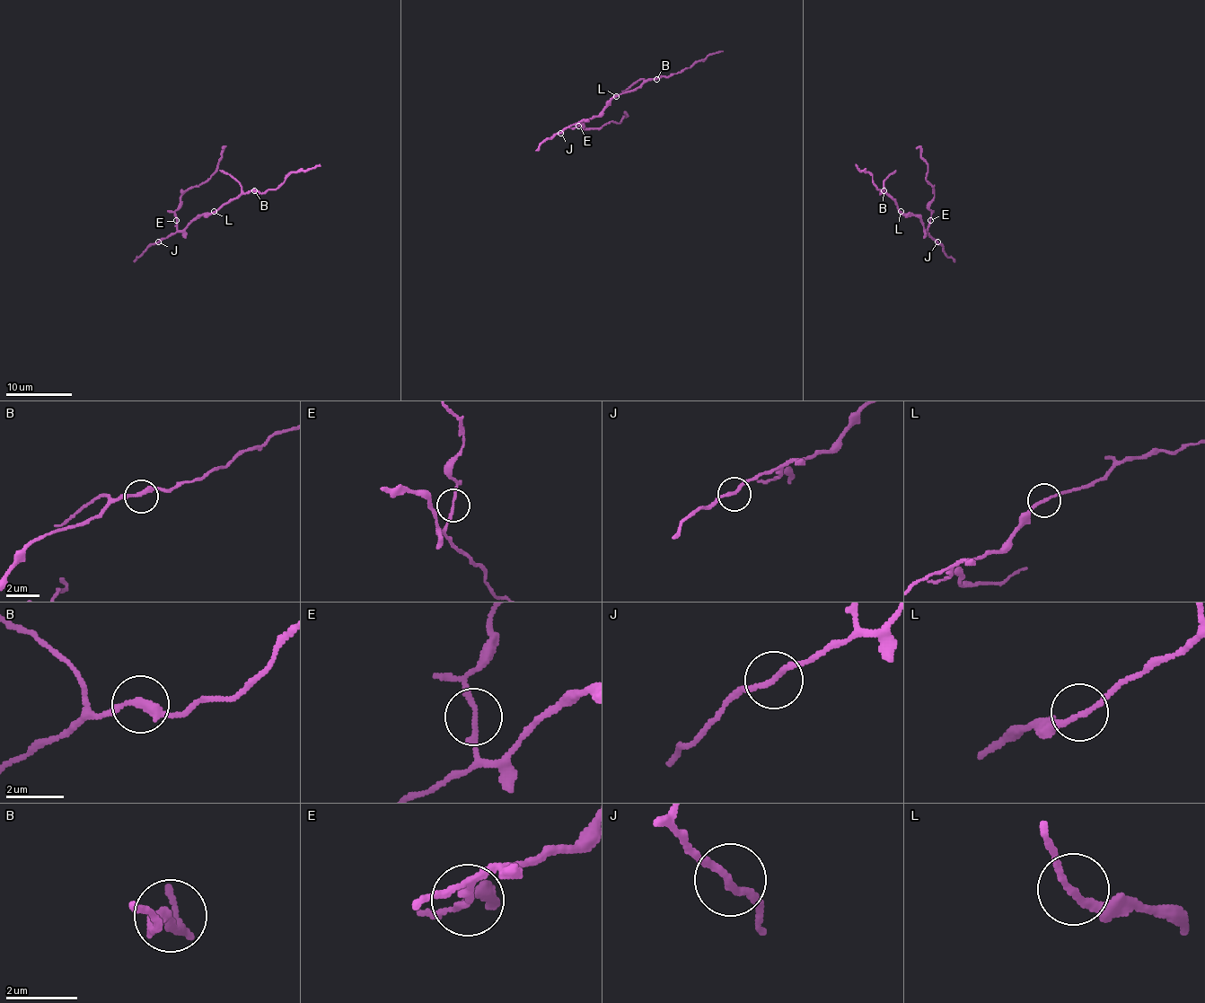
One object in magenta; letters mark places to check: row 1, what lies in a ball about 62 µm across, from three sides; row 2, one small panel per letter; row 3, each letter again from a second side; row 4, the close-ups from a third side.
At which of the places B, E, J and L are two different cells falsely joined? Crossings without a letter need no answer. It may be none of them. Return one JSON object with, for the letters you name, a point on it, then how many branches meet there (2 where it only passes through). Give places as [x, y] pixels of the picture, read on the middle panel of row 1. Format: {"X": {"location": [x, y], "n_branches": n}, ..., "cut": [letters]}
{"E": {"location": [578, 126], "n_branches": 2}, "cut": ["E"]}

